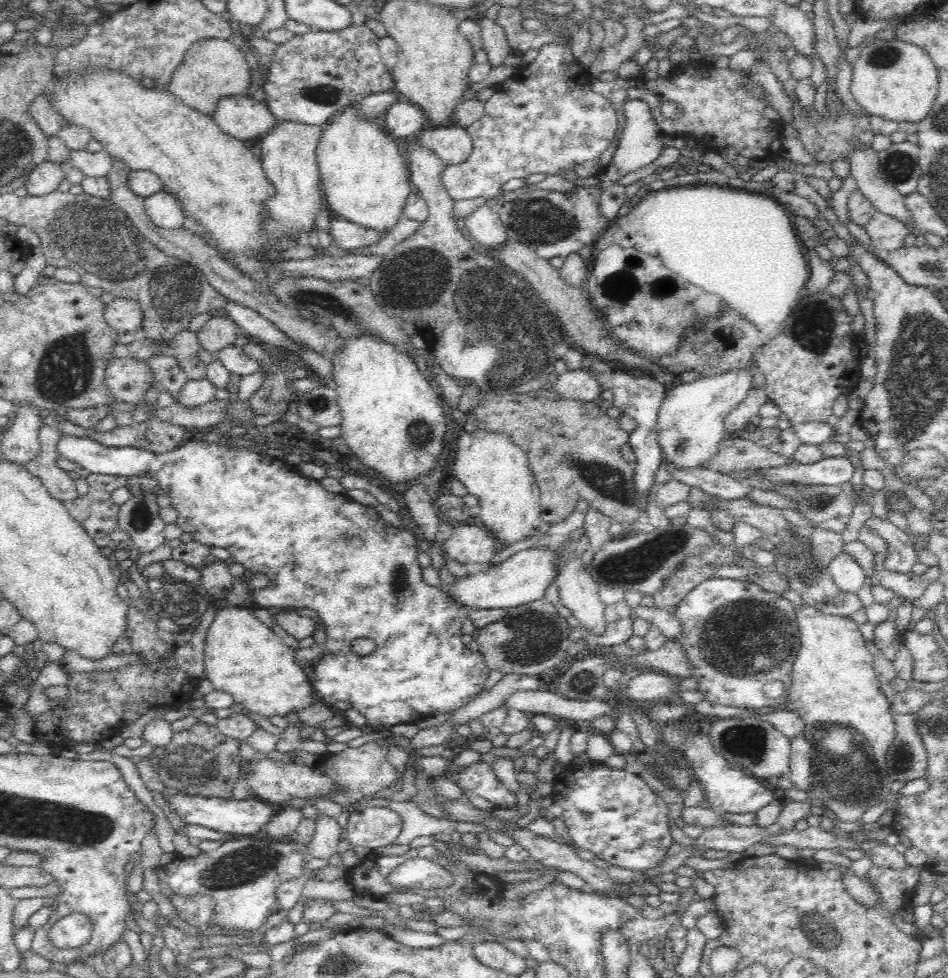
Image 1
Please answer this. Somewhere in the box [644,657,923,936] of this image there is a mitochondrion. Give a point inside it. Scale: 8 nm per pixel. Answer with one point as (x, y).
(849, 772)

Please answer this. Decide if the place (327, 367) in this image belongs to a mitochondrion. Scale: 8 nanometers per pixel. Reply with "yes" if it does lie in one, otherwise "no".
no

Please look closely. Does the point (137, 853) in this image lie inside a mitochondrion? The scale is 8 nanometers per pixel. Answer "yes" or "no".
no

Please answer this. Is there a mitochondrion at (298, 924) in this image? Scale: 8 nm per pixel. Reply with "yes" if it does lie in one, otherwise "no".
no

